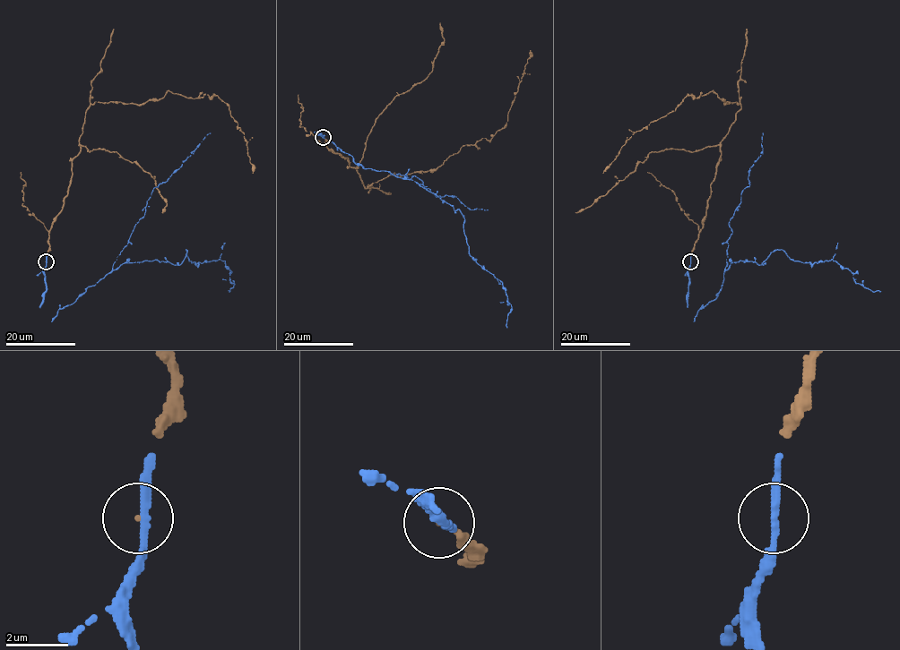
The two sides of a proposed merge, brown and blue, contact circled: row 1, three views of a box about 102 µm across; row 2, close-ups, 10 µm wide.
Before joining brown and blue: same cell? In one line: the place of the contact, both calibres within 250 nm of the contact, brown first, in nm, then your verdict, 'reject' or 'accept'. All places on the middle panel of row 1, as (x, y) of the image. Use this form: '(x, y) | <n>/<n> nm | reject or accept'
(323, 137) | 50/240 nm | accept

